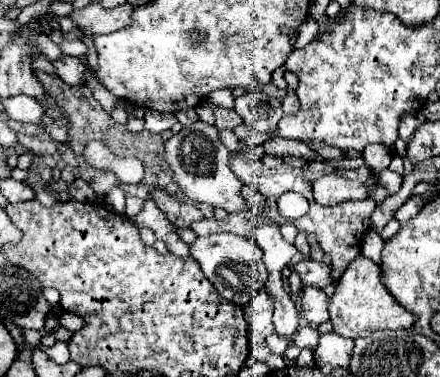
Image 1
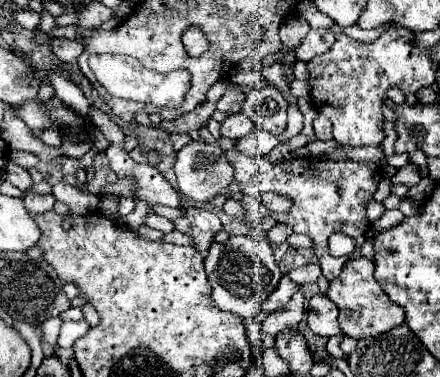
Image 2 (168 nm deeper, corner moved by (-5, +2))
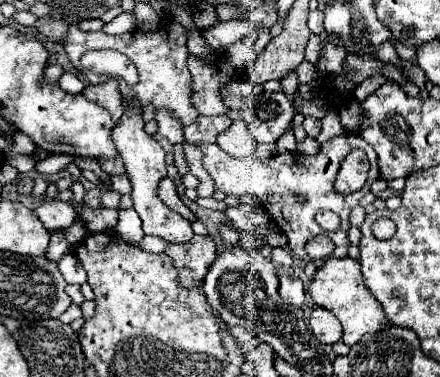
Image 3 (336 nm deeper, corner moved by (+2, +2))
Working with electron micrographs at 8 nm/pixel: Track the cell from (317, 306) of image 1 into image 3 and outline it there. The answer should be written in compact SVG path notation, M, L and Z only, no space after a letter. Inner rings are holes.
M313 308L309 326L321 344L335 344L341 340L341 322L325 308Z

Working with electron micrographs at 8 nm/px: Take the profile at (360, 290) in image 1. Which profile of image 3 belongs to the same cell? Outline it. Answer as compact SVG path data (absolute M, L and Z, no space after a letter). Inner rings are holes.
M329 258L321 268L317 268L313 282L309 286L309 294L313 302L329 312L333 312L341 326L343 326L343 342L347 346L353 346L361 340L365 334L375 334L381 328L385 328L385 314L379 308L373 294L369 294L367 286L363 284L363 276L359 270L359 262L351 258Z

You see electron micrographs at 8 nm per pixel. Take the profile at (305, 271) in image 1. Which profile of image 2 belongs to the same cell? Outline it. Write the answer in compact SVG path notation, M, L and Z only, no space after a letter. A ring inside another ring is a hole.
M300 288L296 292L296 296L292 296L292 300L288 300L288 304L284 308L278 308L276 312L272 312L266 322L262 324L262 330L266 334L276 336L280 332L280 328L284 326L294 326L302 320L304 316L304 290Z

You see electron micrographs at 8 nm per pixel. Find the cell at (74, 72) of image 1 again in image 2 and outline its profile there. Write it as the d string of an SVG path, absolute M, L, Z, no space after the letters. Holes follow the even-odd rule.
M54 38L52 42L52 52L60 62L66 64L74 64L80 56L80 52L84 50L84 46L78 40L68 40L68 38Z

